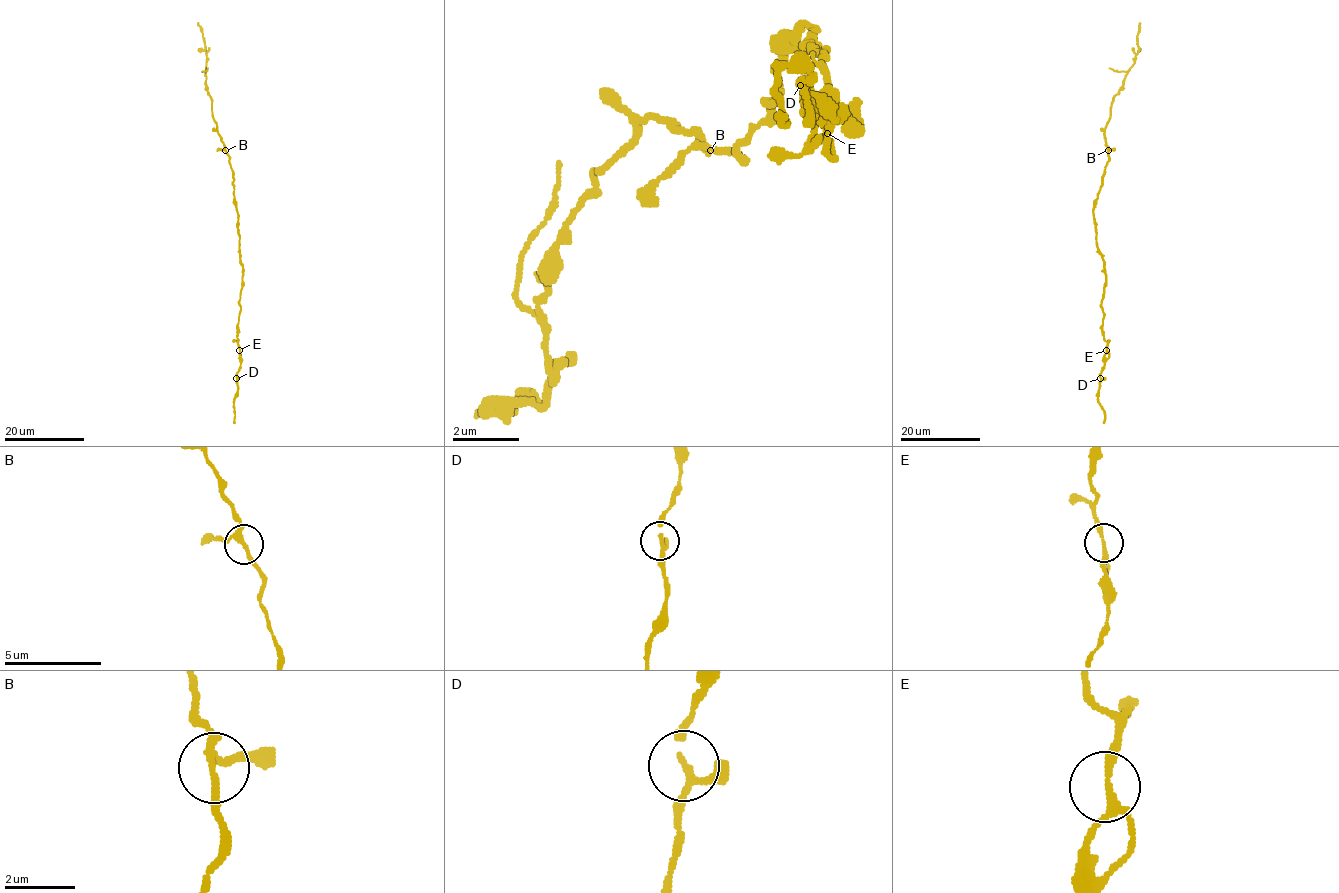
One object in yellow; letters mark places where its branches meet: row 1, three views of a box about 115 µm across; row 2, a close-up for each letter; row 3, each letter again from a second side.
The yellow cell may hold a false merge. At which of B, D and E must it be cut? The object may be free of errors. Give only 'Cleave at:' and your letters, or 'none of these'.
Cleave at: none of these

